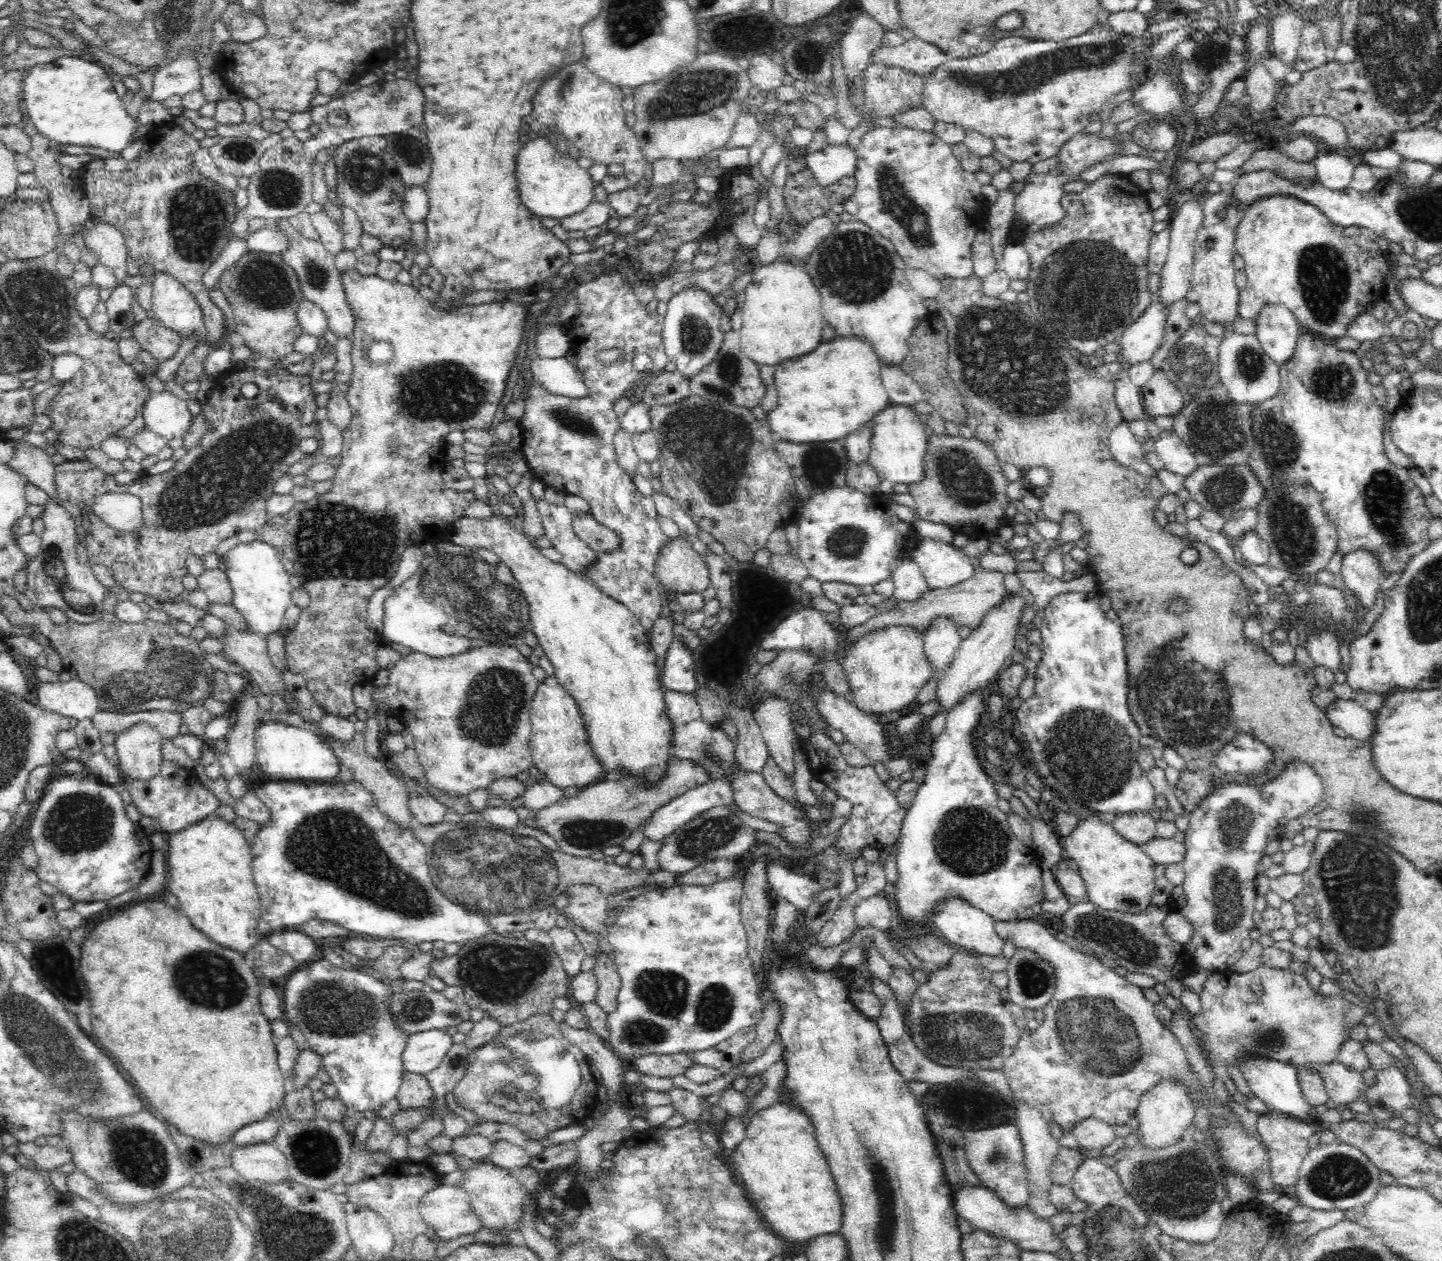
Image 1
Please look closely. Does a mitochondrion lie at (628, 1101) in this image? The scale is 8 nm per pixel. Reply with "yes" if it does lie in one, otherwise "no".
no

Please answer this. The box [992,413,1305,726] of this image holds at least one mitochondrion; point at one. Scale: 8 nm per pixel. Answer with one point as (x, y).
(1224, 488)

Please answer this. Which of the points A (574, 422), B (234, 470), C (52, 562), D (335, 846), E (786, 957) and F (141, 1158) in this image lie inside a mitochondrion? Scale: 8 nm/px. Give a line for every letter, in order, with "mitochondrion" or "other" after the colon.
A: mitochondrion
B: mitochondrion
C: mitochondrion
D: mitochondrion
E: other
F: mitochondrion

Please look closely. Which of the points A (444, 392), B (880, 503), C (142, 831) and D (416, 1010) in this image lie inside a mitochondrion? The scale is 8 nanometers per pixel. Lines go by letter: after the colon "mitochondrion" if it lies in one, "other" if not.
A: mitochondrion
B: other
C: other
D: mitochondrion

